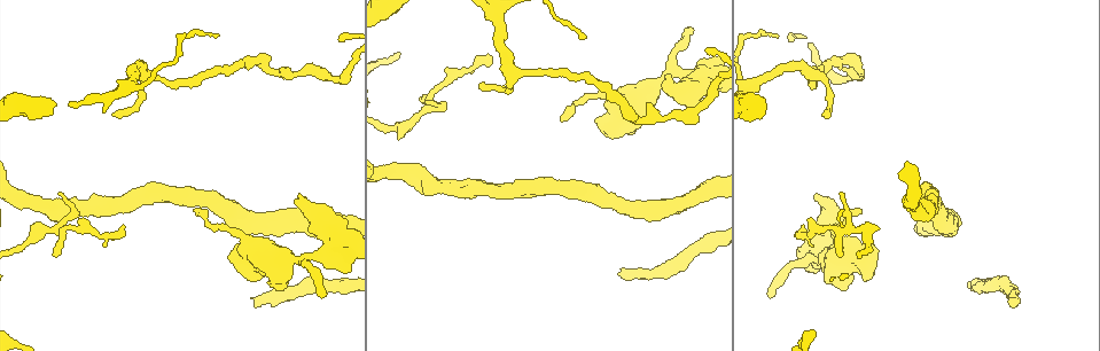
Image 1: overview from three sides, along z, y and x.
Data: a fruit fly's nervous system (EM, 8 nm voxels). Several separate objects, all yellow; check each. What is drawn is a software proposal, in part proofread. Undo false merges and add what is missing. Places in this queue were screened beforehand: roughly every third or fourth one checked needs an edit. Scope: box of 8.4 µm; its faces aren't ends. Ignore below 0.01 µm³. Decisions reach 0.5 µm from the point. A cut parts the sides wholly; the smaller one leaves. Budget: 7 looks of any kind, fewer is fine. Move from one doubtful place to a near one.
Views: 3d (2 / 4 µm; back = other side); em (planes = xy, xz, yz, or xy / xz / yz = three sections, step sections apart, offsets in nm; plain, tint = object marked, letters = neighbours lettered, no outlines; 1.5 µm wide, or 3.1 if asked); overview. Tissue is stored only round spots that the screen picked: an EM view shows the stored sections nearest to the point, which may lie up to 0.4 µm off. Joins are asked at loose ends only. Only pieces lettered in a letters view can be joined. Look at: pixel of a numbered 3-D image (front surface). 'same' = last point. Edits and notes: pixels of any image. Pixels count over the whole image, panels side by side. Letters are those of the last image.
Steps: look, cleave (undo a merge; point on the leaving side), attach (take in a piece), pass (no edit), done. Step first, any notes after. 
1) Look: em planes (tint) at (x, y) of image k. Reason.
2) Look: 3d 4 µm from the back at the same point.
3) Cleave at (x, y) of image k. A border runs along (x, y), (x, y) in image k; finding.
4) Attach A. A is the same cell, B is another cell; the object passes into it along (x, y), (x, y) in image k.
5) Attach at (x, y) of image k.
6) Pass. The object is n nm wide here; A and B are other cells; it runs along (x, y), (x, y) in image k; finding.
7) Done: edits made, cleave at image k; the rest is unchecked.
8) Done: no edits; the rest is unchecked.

Look: 3d 2 µm at (255, 308) of image 1. Free end.

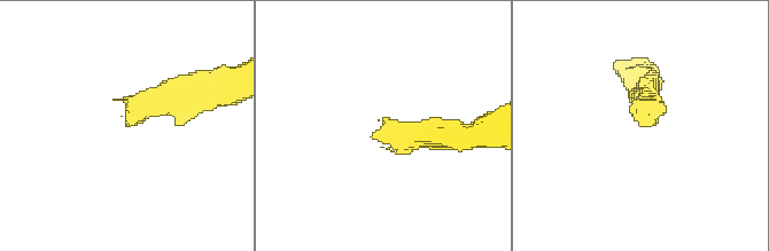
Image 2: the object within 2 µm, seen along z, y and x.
Look: em xz step 8 (plain) at (126, 126) of image 2. Now the EM.

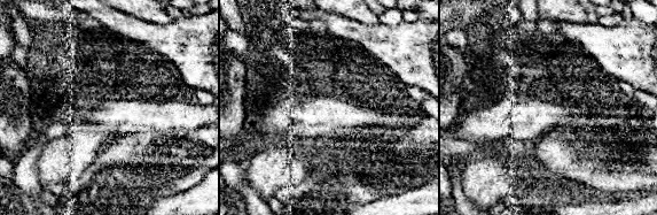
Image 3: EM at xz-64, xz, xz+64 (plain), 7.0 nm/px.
Look: em xz step 8 (letters) at the same point. What lies round it.

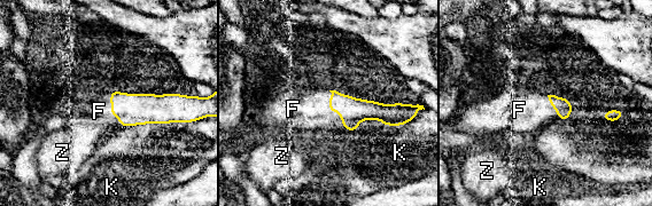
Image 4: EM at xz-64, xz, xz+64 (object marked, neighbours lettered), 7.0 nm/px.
Attach F. F is the same cell, K and Z are other cells; the object passes into it along (352, 111), (330, 110), (294, 109) in image 4; it goes on there.

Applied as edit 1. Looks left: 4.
Look: em planes (letters) at (195, 210) of image 1.

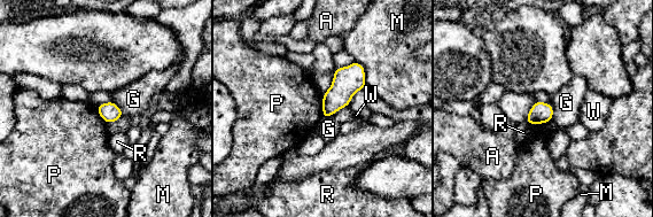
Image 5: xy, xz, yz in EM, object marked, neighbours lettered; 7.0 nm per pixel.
Pass. A, G, M, P, R and W are other cells; a border runs along (321, 94), (323, 117) in image 5; no lettered piece goes on from it.

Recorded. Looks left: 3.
Look: 3d 2 µm at (669, 73) of image 1. Free end.

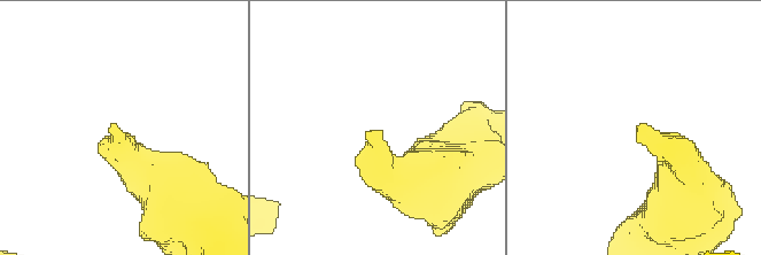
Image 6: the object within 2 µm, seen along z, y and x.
Look: em xz step 4 (letters) at (637, 128) of image 6. Need the tissue.

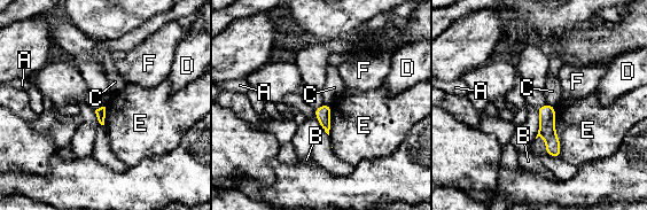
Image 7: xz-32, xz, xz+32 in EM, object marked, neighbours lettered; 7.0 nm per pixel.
Pass. A, B, C, D, E and F are other cells; it runs along (546, 107), (546, 130), (556, 154) in image 7; no lettered piece goes on from it.

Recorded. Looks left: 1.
Done: edits made, attach at image 4; the rest is unchecked.

